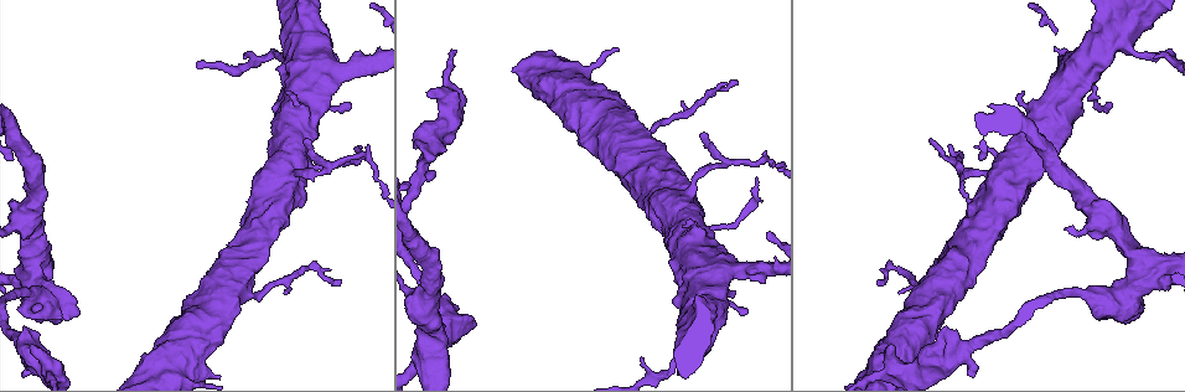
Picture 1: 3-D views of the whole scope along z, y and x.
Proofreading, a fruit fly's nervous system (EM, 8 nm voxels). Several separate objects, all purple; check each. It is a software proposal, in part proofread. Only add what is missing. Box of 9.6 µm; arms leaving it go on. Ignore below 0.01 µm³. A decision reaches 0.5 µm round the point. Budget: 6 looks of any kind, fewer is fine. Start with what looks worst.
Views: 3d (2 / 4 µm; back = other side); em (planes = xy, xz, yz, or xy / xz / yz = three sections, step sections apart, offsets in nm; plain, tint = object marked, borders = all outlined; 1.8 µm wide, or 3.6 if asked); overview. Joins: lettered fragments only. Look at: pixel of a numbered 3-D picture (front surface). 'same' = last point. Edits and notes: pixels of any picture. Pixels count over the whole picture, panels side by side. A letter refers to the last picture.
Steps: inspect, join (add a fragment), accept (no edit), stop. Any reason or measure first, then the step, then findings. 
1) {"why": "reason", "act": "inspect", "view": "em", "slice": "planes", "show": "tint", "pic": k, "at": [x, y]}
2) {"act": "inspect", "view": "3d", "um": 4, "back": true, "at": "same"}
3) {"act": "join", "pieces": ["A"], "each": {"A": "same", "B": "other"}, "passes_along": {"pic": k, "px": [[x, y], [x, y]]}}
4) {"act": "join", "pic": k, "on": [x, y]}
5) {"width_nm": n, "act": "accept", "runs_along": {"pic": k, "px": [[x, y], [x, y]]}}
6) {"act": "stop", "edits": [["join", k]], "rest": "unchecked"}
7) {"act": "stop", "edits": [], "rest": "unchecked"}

{"why": "branch stops here", "act": "inspect", "view": "em", "slice": "planes", "show": "borders", "pic": 1, "at": [755, 180]}

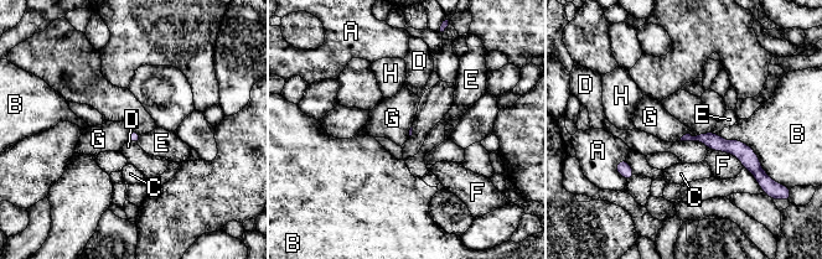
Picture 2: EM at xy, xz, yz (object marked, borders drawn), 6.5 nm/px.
{"longest_contact_nm": ["B", 360], "act": "accept", "each": {"A": "other", "B": "other", "C": "other", "D": "other", "E": "other", "F": "other", "G": "other", "H": "other"}, "found": "no lettered fragment goes on from it"}

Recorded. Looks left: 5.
{"why": "thin end", "act": "inspect", "view": "3d", "um": 2, "pic": 1, "at": [244, 57]}

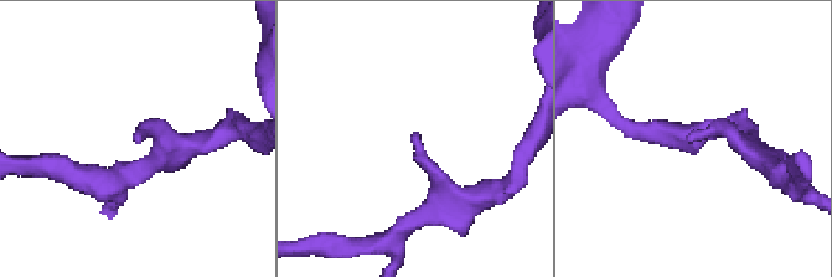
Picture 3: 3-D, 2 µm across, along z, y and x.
{"why": "now the EM", "act": "inspect", "view": "em", "slice": "planes", "show": "borders", "pic": 3, "at": [688, 136]}

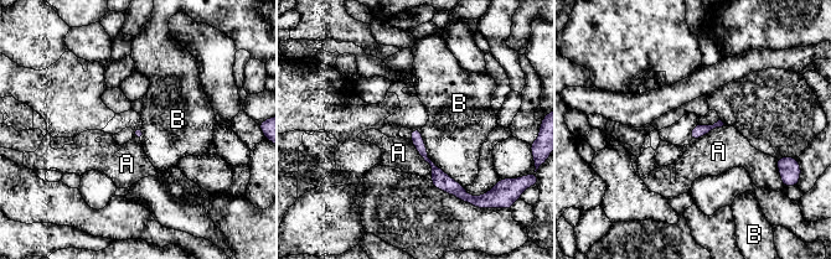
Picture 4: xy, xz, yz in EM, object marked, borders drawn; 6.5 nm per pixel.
{"longest_contact_nm": ["B", 480], "act": "accept", "each": {"A": "other", "B": "other"}, "runs_along": {"pic": 4, "px": [[416, 131], [424, 156], [458, 191]]}, "found": "none of them fits"}

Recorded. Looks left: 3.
{"why": "free end", "act": "inspect", "view": "3d", "um": 4, "pic": 1, "at": [956, 329]}

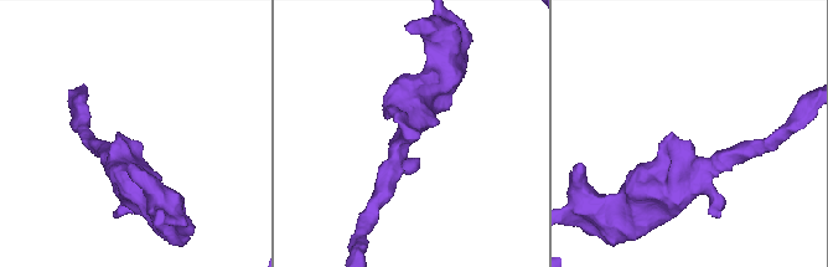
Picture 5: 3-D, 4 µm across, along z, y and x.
{"why": "shape alone is not enough", "act": "inspect", "view": "em", "slice": "xy", "step": 16, "show": "borders", "pic": 5, "at": [414, 139]}

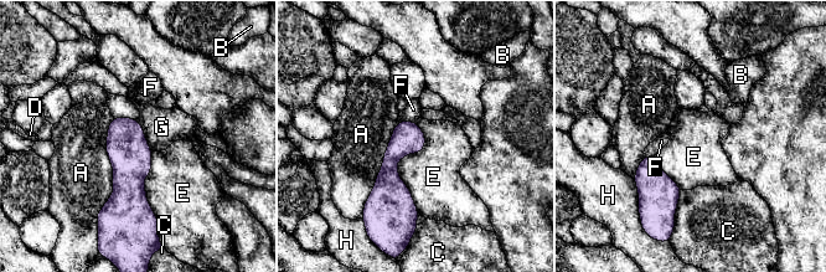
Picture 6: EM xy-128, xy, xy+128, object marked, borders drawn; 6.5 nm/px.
{"width_nm": 200, "act": "accept", "each": {"A": "other", "B": "other", "C": "other", "D": "other", "E": "other", "F": "other", "G": "other", "H": "other"}, "border": {"pic": 6, "px": [[414, 122], [419, 213]]}, "found": "none of them fits"}

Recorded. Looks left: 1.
{"act": "stop", "edits": [], "rest": "unchecked"}

